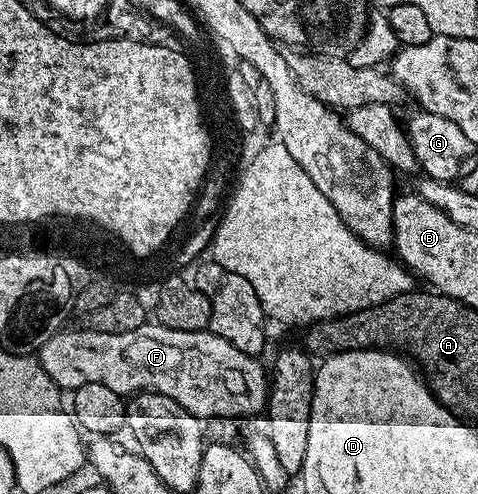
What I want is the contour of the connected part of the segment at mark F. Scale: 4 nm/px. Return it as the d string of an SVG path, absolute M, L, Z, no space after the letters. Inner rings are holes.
M148 324L133 332L106 334L90 328L84 330L64 329L54 334L37 352L37 361L55 385L63 392L80 390L85 384L105 384L114 394L134 396L144 392L169 396L177 400L193 416L201 420L233 418L242 420L246 414L262 415L269 397L269 374L263 371L258 357L241 352L210 329L197 332L181 332L158 324Z

